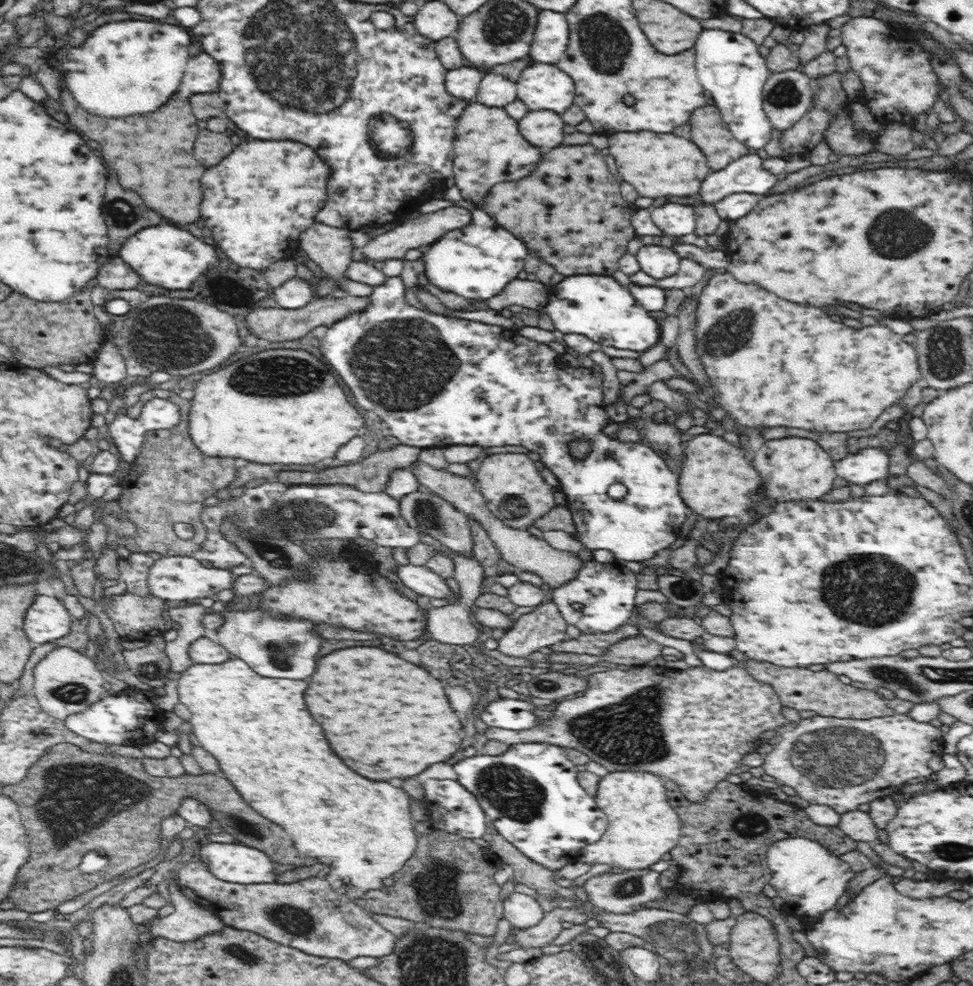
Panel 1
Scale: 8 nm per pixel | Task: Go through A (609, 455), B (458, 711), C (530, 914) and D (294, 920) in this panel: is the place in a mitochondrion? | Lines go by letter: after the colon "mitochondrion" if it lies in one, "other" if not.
A: other
B: other
C: other
D: mitochondrion

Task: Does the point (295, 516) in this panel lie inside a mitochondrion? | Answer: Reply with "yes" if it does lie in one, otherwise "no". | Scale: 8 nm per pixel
yes

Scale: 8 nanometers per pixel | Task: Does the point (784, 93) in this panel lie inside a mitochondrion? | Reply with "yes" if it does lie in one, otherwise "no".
yes

